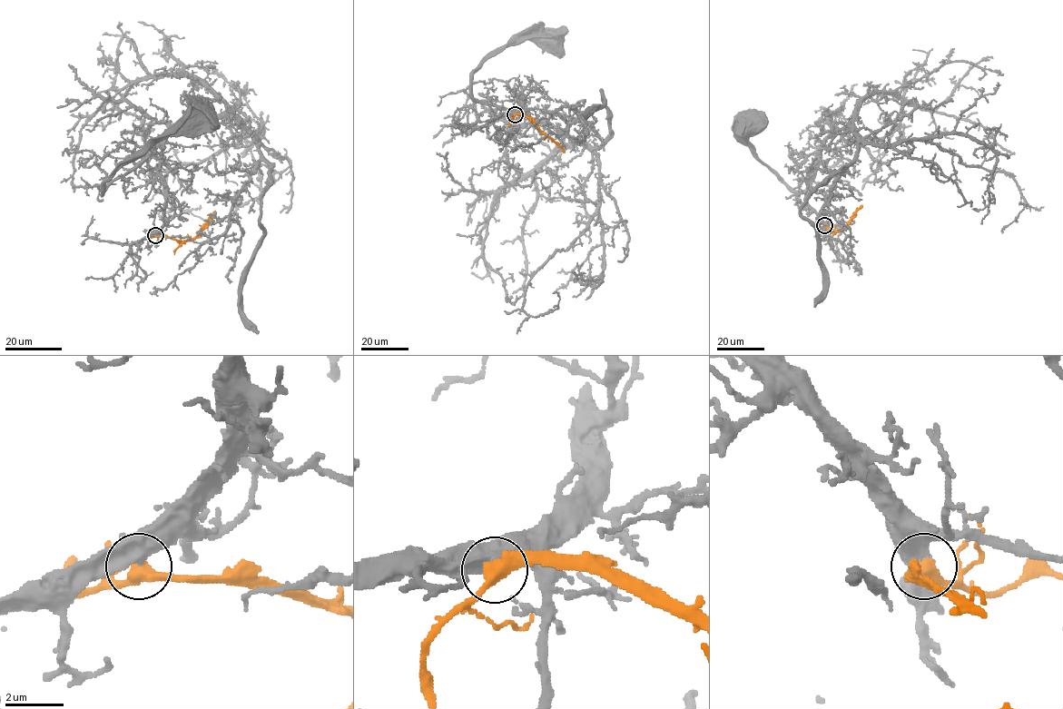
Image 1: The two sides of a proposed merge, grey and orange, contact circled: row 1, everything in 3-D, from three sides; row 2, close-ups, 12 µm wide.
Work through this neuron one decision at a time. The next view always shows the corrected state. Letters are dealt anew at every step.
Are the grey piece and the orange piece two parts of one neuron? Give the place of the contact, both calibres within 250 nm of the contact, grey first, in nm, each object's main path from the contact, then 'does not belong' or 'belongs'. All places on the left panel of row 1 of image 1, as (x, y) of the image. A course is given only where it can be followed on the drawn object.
at (155, 235); 550 nm thick on the grey side, 440 nm on the other; grey runs (155, 235), (163, 222), (162, 145), (116, 178), (103, 194), (103, 183), (182, 122), (200, 120), (202, 114); orange runs (155, 235), (178, 241), (191, 240), (215, 211); belongs

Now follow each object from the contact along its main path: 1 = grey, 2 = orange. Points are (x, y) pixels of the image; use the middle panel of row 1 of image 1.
1: (515, 114), (523, 96), (520, 110), (483, 103), (472, 95), (472, 74), (522, 38), (554, 41)
2: (515, 114), (528, 116), (565, 152)

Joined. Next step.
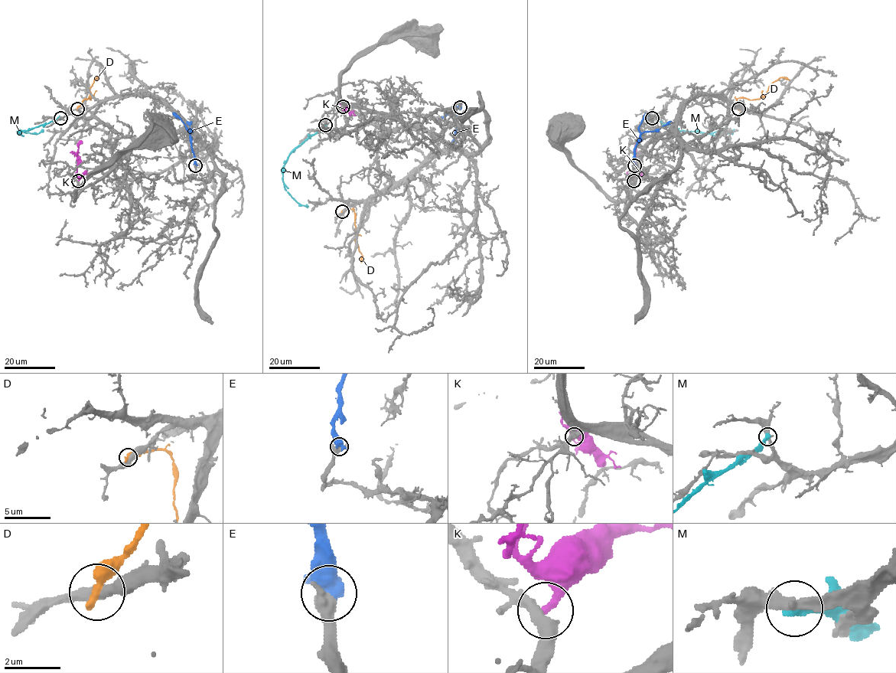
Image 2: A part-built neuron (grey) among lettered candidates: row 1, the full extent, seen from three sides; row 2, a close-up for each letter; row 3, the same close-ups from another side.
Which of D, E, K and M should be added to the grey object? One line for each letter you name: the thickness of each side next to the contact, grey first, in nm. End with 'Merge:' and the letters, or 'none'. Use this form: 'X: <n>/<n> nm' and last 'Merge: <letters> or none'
Merge: none

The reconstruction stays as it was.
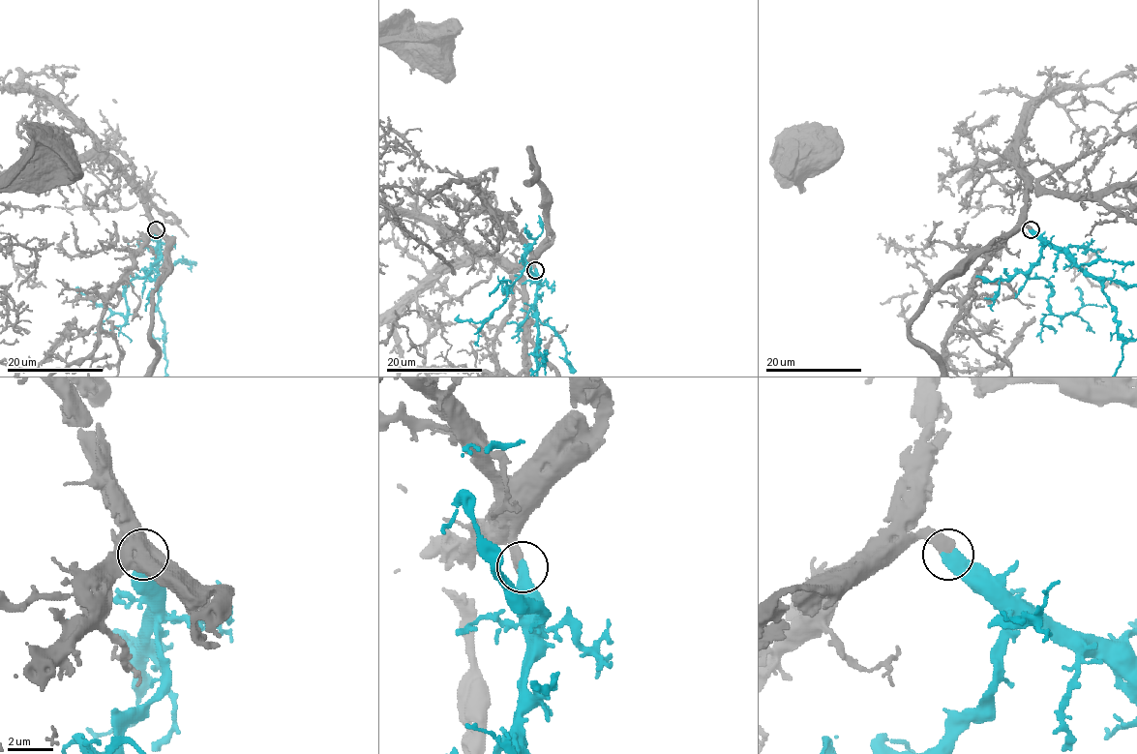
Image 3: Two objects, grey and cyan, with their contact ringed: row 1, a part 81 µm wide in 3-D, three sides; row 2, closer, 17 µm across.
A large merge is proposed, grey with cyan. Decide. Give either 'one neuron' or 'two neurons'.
one neuron

